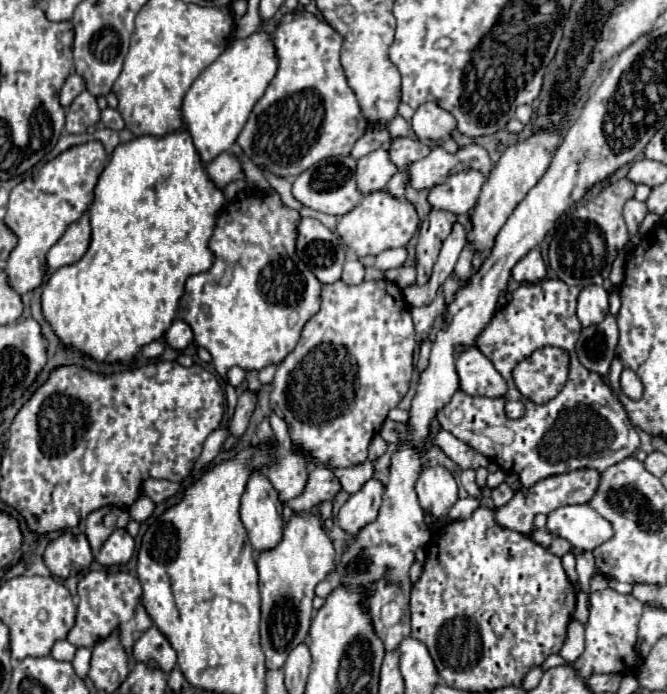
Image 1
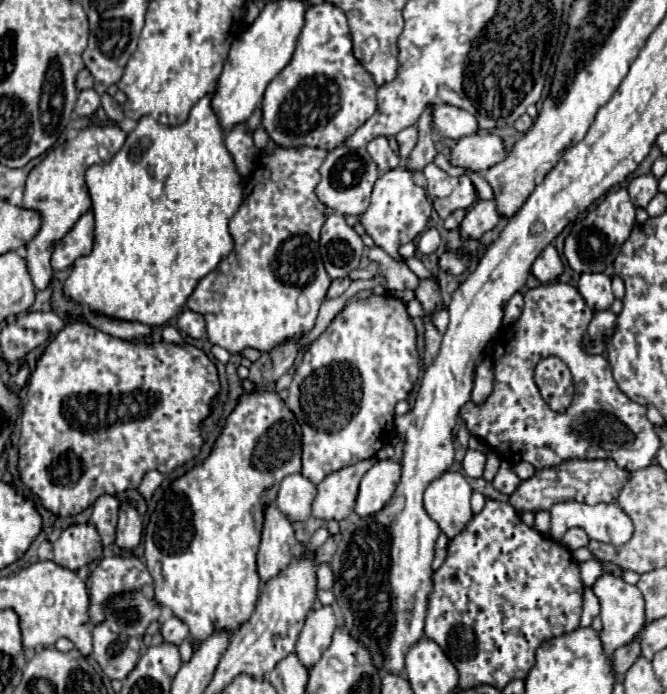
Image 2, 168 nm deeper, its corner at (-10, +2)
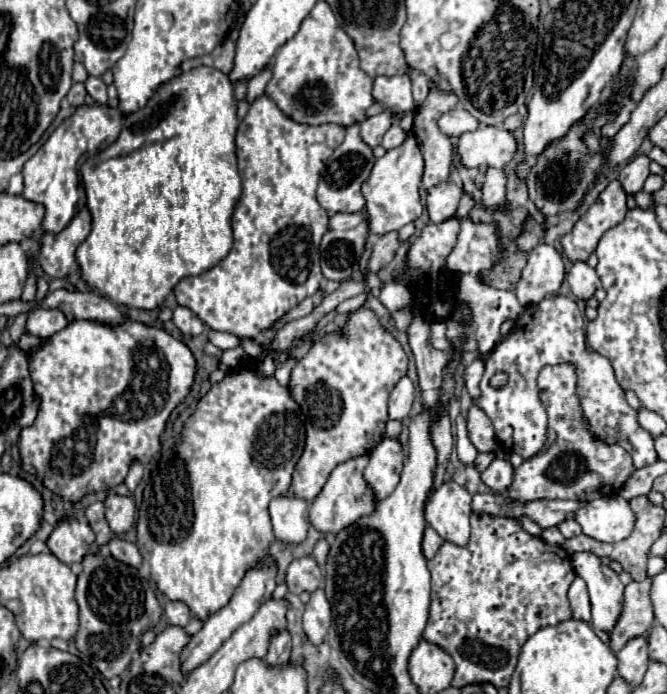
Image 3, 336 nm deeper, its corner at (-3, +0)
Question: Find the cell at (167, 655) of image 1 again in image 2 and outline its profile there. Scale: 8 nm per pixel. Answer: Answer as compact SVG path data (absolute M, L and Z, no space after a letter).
M174 616L162 624L160 632L162 632L164 642L172 642L174 646L180 646L188 638L188 626Z

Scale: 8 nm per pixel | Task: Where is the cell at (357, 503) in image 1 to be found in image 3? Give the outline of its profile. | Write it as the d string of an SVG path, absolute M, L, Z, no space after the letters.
M383 438L377 448L369 452L369 464L365 468L365 480L373 488L377 500L383 500L393 492L401 476L405 452L397 438Z

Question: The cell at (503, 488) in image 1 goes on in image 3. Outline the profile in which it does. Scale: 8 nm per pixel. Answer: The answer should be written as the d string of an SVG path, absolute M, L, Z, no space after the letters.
M495 458L485 472L481 474L481 480L493 490L493 492L505 492L509 488L509 484L513 482L513 466L509 460L503 458Z

